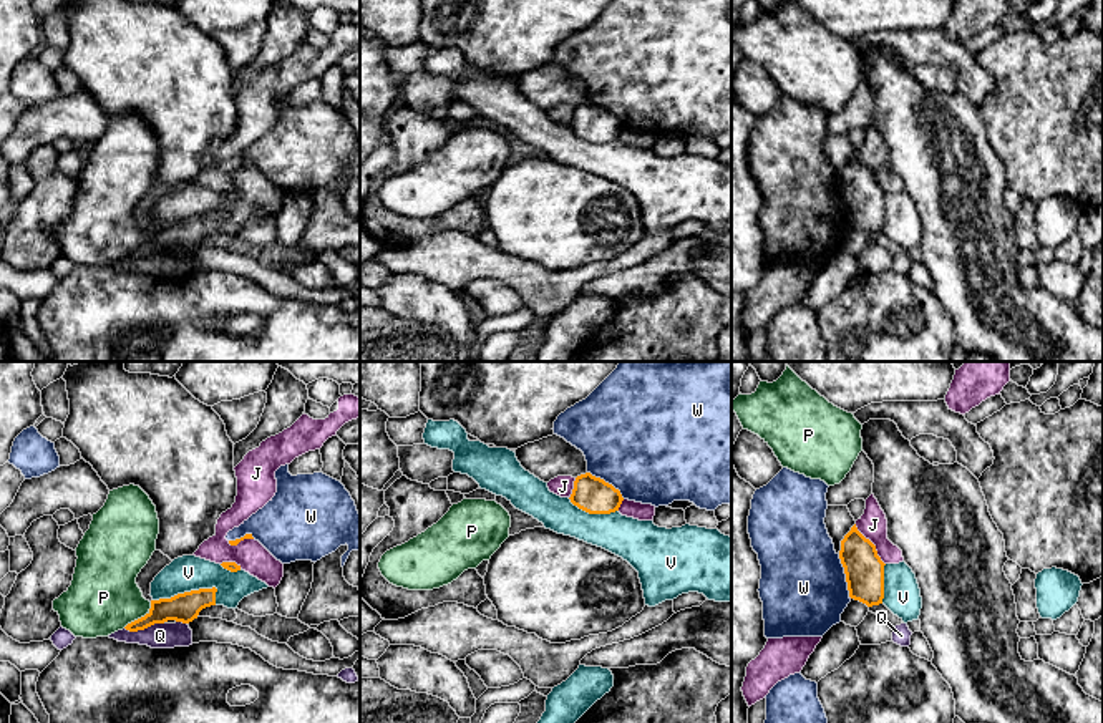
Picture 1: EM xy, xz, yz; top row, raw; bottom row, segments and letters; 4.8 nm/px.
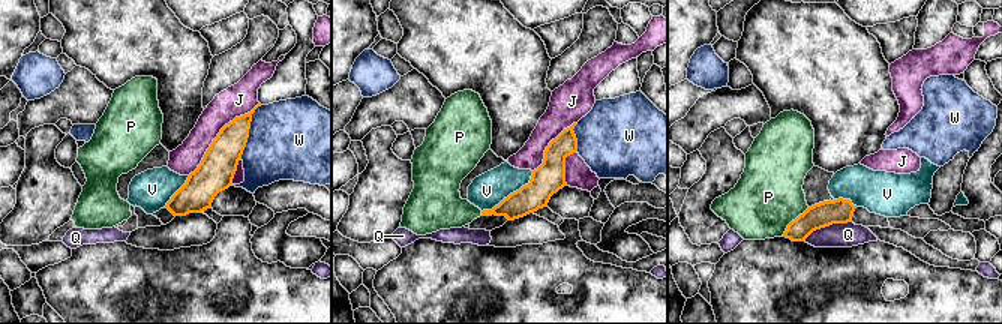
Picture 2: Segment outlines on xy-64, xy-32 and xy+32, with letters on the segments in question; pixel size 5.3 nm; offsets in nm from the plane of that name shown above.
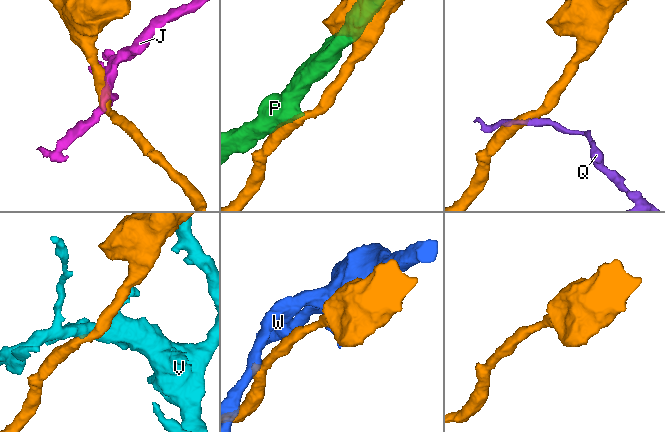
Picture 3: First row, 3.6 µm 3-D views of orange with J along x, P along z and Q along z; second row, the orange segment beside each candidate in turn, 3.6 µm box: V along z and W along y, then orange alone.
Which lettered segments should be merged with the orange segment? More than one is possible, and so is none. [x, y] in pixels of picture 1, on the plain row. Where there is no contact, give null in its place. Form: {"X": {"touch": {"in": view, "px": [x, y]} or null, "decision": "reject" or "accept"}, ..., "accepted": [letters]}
{"J": {"touch": {"in": "yz", "px": [873, 173]}, "decision": "reject"}, "P": {"touch": {"in": "xy", "px": [141, 246]}, "decision": "reject"}, "Q": {"touch": {"in": "xy", "px": [143, 257]}, "decision": "reject"}, "V": {"touch": {"in": "xy", "px": [184, 221]}, "decision": "reject"}, "W": {"touch": {"in": "yz", "px": [846, 204]}, "decision": "reject"}, "accepted": []}

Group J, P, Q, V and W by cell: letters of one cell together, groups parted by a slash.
J / P / Q / V / W

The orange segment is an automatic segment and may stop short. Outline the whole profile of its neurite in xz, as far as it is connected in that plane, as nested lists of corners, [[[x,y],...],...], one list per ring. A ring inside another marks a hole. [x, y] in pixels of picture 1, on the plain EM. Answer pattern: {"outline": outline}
{"outline": [[[590,101],[574,109],[571,131],[589,143],[610,143],[619,139],[624,126],[619,118]]]}

